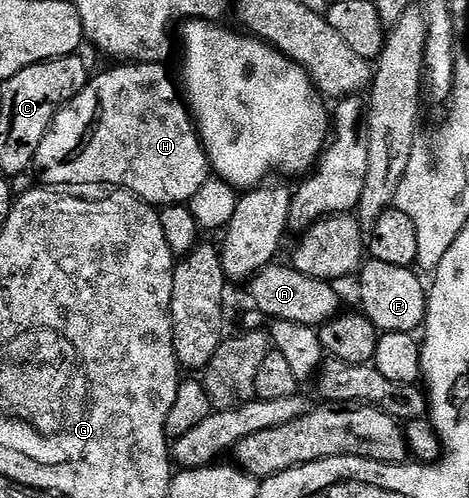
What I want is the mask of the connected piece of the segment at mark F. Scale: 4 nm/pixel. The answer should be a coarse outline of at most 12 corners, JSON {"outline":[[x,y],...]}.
{"outline":[[372,258],[360,308],[380,333],[426,324],[429,291],[409,267]]}

